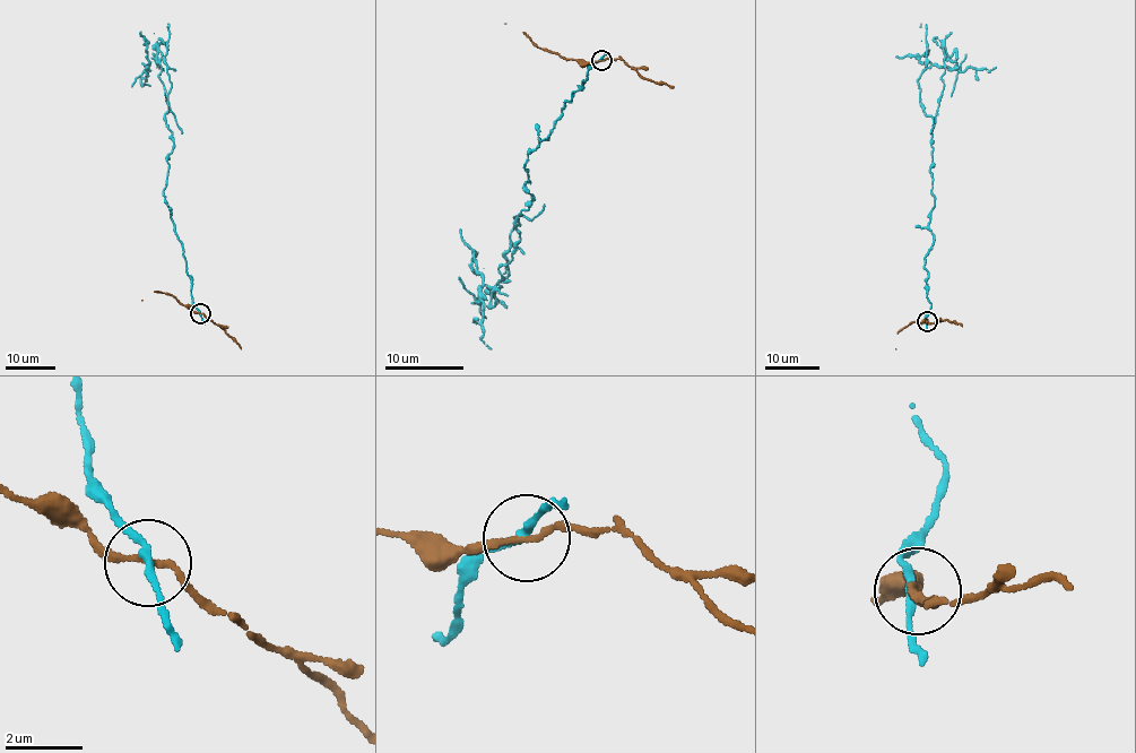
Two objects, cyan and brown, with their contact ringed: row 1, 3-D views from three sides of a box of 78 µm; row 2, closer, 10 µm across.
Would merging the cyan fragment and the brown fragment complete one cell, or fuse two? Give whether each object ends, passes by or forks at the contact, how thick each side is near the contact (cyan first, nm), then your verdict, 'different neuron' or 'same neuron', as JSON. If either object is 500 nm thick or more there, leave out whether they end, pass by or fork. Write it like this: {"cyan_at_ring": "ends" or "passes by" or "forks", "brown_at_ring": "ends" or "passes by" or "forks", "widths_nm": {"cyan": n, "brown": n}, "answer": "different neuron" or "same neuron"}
{"cyan_at_ring": "passes by", "brown_at_ring": "passes by", "widths_nm": {"cyan": 190, "brown": 150}, "answer": "different neuron"}

